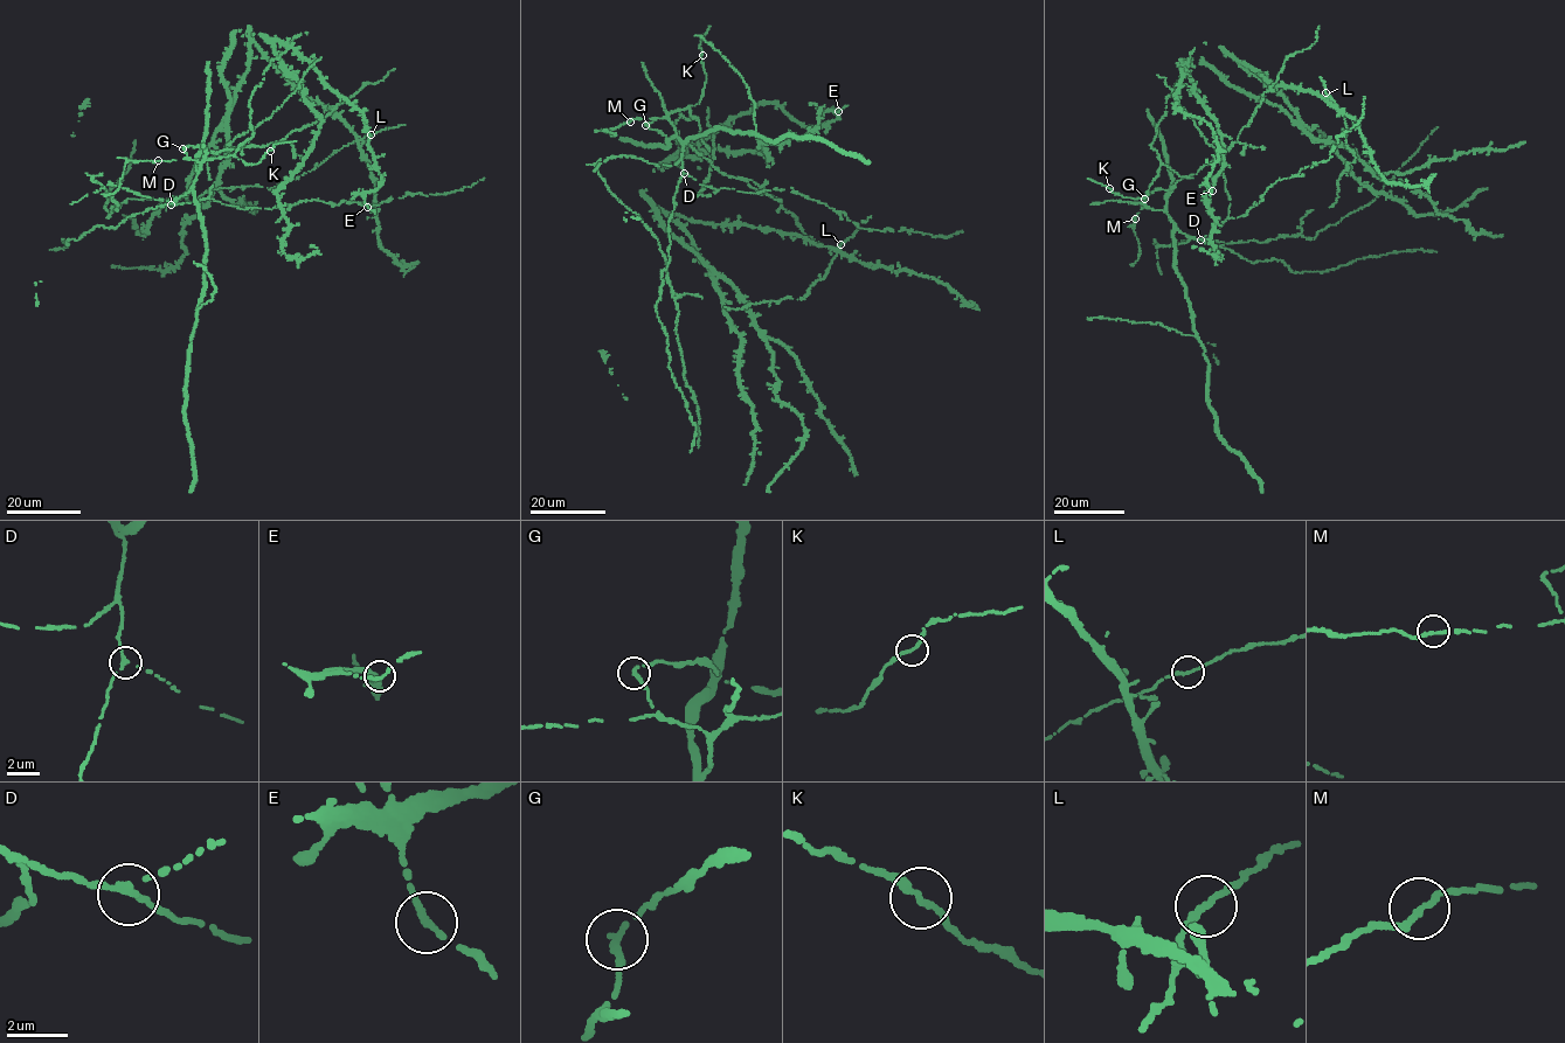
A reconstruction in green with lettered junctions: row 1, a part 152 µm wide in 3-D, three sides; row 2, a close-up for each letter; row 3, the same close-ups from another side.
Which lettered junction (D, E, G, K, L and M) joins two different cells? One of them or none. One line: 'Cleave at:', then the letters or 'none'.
Cleave at: none

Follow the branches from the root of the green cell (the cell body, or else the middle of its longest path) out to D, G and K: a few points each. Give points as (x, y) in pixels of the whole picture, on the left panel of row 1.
D: (316, 122), (261, 147), (215, 153), (184, 147), (200, 171), (191, 189), (171, 204)
G: (316, 122), (261, 147), (246, 145), (235, 151), (223, 148), (215, 153), (195, 146), (184, 148)
K: (316, 122), (261, 147), (215, 153), (184, 147), (198, 161), (233, 155), (248, 165), (270, 151)

